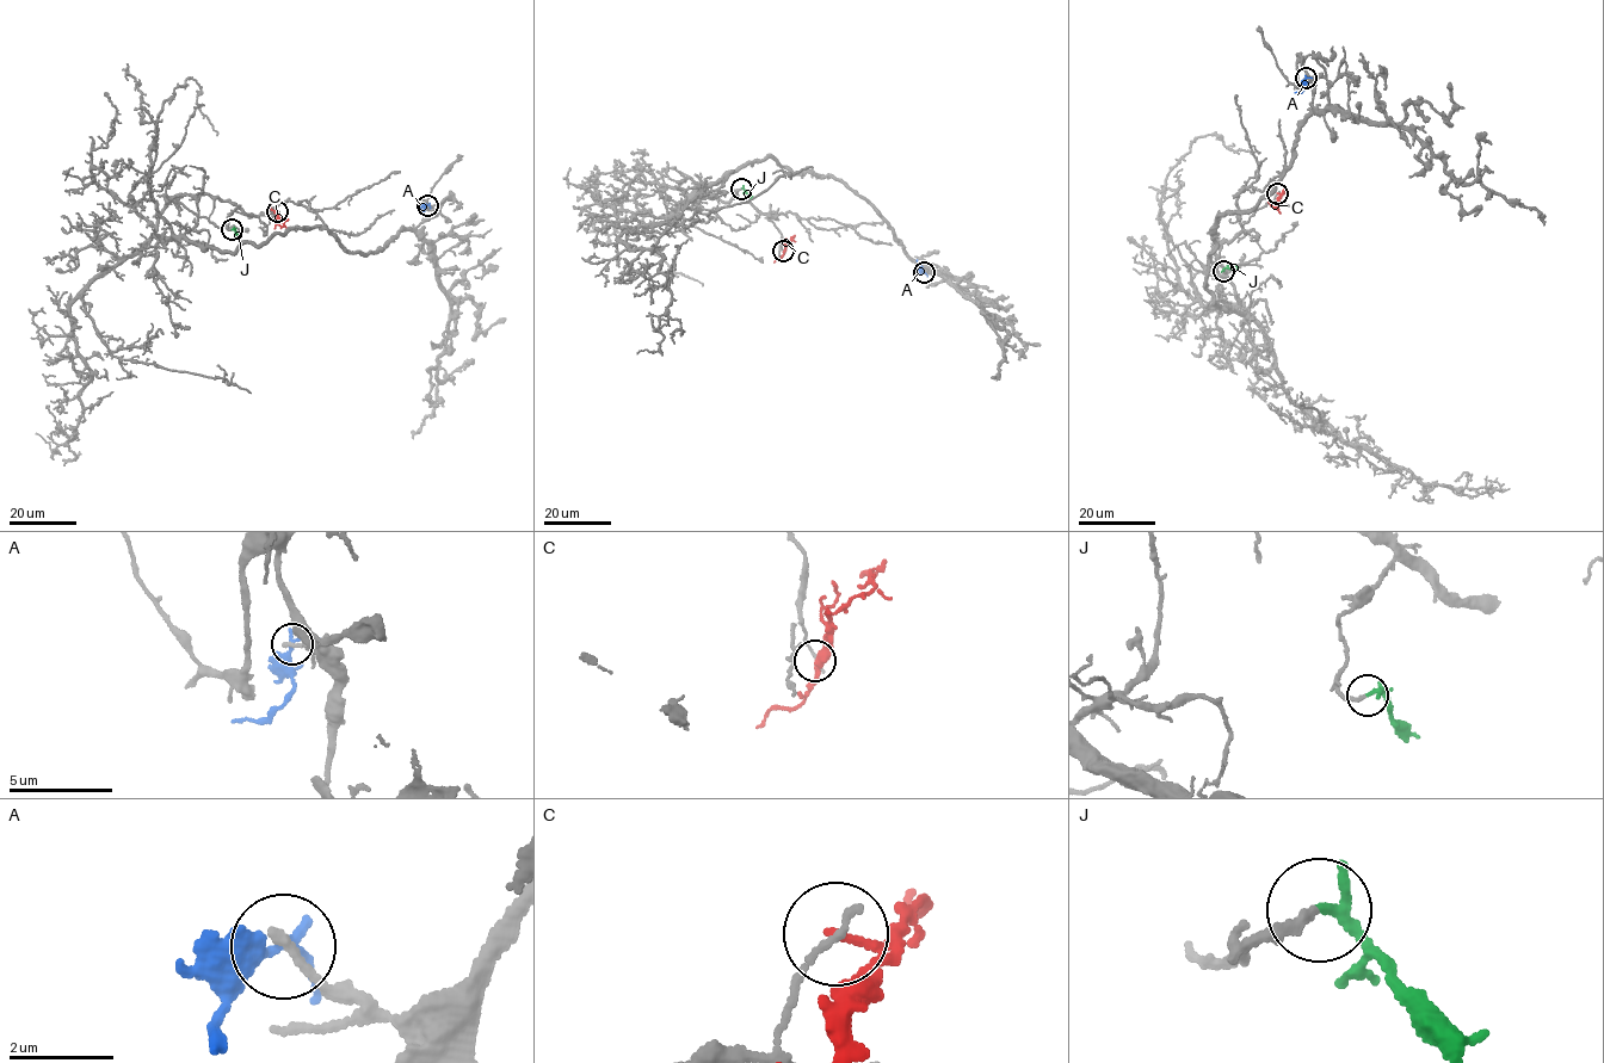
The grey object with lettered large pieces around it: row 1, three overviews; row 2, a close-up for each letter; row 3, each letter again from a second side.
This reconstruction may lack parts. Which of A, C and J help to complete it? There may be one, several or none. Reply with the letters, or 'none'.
J

